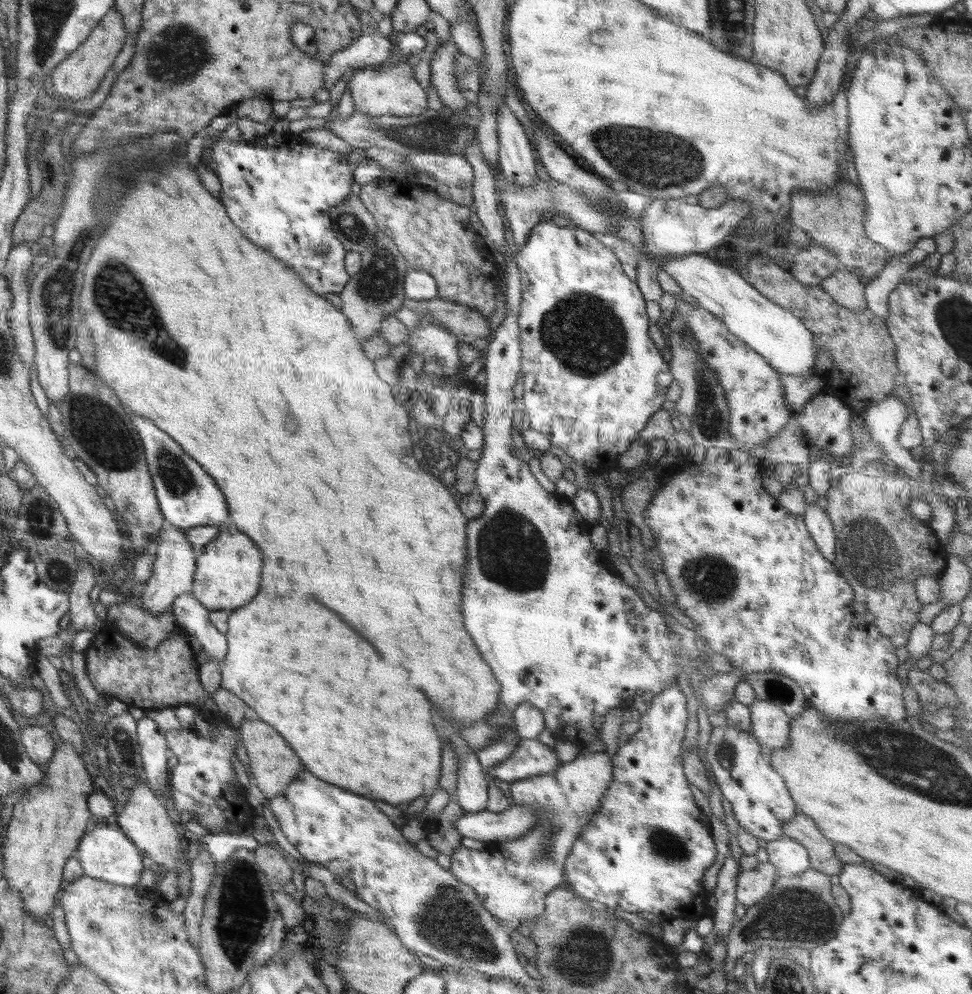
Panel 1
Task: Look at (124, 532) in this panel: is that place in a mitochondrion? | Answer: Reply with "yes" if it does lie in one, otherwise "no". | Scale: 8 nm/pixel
no

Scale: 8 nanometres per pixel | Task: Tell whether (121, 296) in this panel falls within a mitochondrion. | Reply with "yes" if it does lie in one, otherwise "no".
yes

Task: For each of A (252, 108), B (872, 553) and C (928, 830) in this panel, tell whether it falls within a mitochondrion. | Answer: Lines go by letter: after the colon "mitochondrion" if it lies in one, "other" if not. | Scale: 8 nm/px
A: other
B: mitochondrion
C: other

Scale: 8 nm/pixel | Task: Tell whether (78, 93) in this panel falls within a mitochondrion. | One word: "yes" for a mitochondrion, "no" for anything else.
no

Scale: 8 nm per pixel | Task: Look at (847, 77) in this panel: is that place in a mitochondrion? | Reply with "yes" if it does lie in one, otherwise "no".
no

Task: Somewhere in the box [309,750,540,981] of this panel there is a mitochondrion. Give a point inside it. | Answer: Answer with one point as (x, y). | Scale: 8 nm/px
(448, 922)

